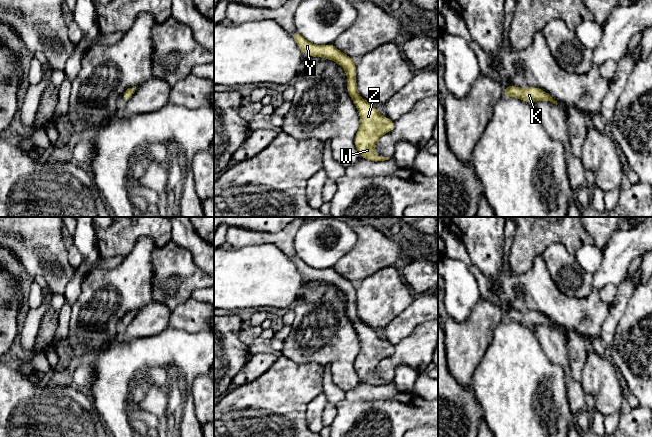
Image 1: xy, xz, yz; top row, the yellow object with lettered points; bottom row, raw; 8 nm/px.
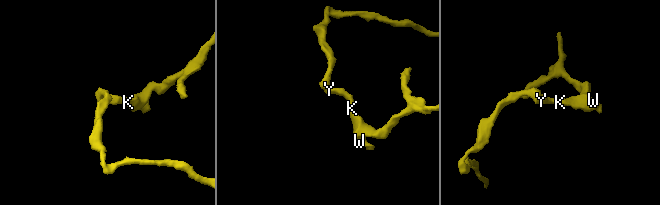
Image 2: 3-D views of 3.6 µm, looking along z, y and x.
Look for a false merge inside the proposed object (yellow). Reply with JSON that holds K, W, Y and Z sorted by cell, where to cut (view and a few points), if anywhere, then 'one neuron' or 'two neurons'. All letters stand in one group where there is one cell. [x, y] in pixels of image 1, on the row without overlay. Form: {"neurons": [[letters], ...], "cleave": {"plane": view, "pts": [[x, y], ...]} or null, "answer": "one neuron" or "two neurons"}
{"neurons": [["K", "W", "Y", "Z"]], "cleave": null, "answer": "one neuron"}

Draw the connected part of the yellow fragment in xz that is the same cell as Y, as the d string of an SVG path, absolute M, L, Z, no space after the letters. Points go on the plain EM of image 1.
M298 255L291 258L301 275L311 281L322 281L335 285L346 296L347 317L355 328L361 344L356 356L354 368L360 381L371 385L385 385L389 381L375 378L375 369L379 362L394 352L394 345L380 339L374 329L364 324L358 317L355 283L338 274L334 268L316 269L307 265Z

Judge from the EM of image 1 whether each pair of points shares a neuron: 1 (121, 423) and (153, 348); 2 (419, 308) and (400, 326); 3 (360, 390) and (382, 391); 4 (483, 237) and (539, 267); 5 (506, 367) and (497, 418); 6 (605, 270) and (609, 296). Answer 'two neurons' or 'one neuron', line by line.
1: one neuron
2: one neuron
3: one neuron
4: two neurons
5: one neuron
6: two neurons

